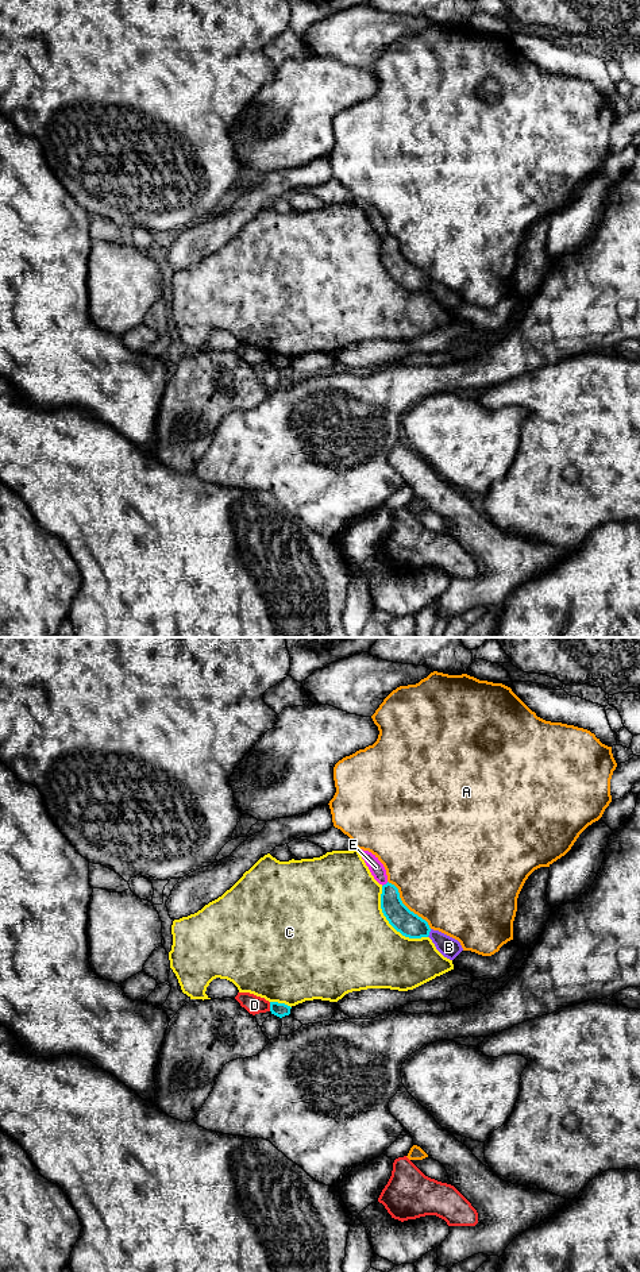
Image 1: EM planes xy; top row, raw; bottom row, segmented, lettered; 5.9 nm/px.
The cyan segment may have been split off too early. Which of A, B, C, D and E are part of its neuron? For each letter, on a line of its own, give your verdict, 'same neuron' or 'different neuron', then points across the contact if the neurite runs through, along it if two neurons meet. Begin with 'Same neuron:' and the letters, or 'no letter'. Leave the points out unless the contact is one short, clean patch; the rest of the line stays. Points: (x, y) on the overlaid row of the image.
Same neuron: no letter
A: different neuron
B: different neuron
C: different neuron
D: different neuron; border xy (269, 1002), (270, 1010)
E: different neuron; border xy (388, 882), (382, 886)

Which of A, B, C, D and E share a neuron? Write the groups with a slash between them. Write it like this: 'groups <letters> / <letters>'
groups A / B / C / D / E

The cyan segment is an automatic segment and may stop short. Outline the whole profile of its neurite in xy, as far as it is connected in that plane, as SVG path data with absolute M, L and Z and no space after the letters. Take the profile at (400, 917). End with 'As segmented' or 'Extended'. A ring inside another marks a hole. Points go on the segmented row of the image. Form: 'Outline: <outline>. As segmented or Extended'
Outline: M389 882L382 886L381 909L389 924L402 936L409 938L429 936L428 922L402 903L398 889Z. As segmented

